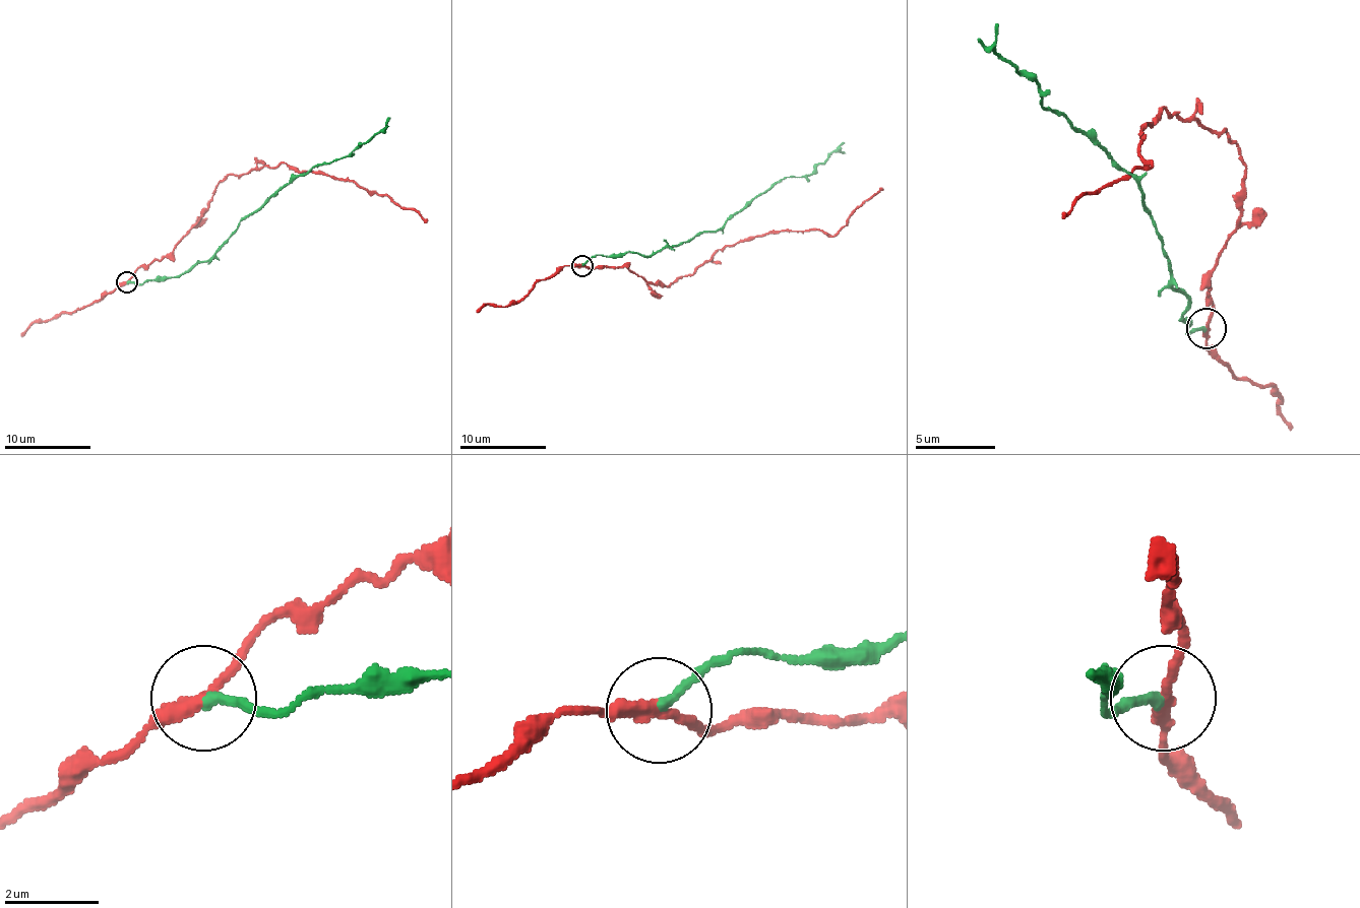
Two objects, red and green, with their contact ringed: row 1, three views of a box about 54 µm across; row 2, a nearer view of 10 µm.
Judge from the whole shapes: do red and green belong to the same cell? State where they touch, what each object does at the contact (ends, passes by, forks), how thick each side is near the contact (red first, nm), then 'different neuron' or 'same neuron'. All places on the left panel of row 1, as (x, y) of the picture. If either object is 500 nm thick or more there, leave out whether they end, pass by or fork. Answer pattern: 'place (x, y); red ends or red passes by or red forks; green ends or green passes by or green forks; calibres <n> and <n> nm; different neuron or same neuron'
place (127, 281); red passes by; green ends; calibres 260 and 190 nm; different neuron

